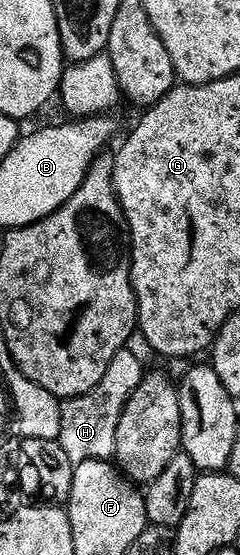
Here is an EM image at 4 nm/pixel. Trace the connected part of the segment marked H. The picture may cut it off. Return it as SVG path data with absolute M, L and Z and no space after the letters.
M132 350L115 354L103 382L87 394L66 400L61 406L61 445L67 450L67 458L76 466L88 460L108 460L115 457L115 436L119 431L119 418L135 390L143 382L147 365Z

